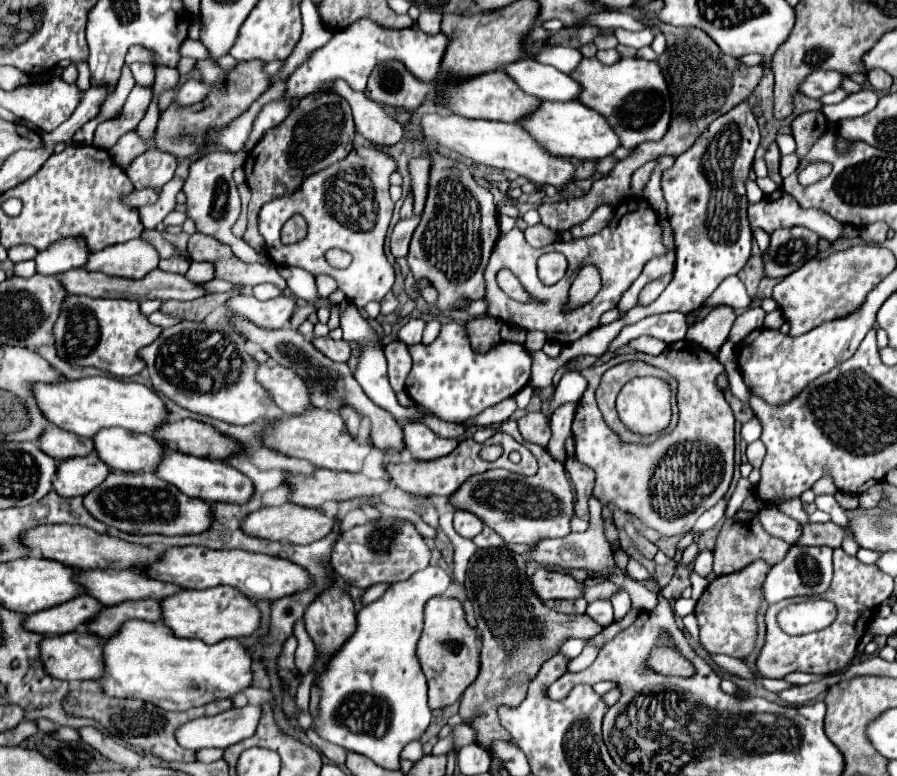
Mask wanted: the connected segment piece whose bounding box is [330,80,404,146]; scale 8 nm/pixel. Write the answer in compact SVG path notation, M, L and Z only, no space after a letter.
M332 80L330 88L350 102L350 106L354 110L358 134L362 134L372 144L392 146L392 144L400 142L400 138L404 136L404 130L394 118L390 118L384 112L380 102L368 98L364 92L352 90L344 80Z

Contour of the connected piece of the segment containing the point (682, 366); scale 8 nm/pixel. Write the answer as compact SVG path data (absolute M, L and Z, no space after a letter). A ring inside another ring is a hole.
M690 340L668 344L668 348L658 356L642 352L620 354L600 366L594 364L582 370L582 376L588 380L588 388L578 402L572 434L576 440L576 458L596 472L594 496L598 496L602 504L616 504L664 536L682 536L694 528L696 520L708 508L724 498L734 474L736 420L732 408L714 384L718 372L724 372L724 368L716 356ZM624 360L644 360L652 366L664 368L680 384L680 396L676 396L680 420L676 430L670 434L664 432L646 448L622 444L618 434L604 422L594 400L600 376Z

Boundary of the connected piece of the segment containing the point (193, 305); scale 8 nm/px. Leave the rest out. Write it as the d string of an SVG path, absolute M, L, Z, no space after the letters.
M230 290L230 292L222 292L222 294L206 294L202 298L196 298L196 300L188 300L188 302L182 302L182 300L166 300L162 302L162 310L164 312L178 312L180 316L188 318L188 320L202 320L208 312L212 312L214 308L222 306L228 298L236 296L238 292Z

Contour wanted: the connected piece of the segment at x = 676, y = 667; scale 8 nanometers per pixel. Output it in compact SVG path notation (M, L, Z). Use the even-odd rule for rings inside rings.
M662 634L658 648L652 652L650 666L662 674L678 674L678 676L692 674L692 666L686 664L686 660L682 660L682 656L678 656L678 652L668 646L666 634Z

